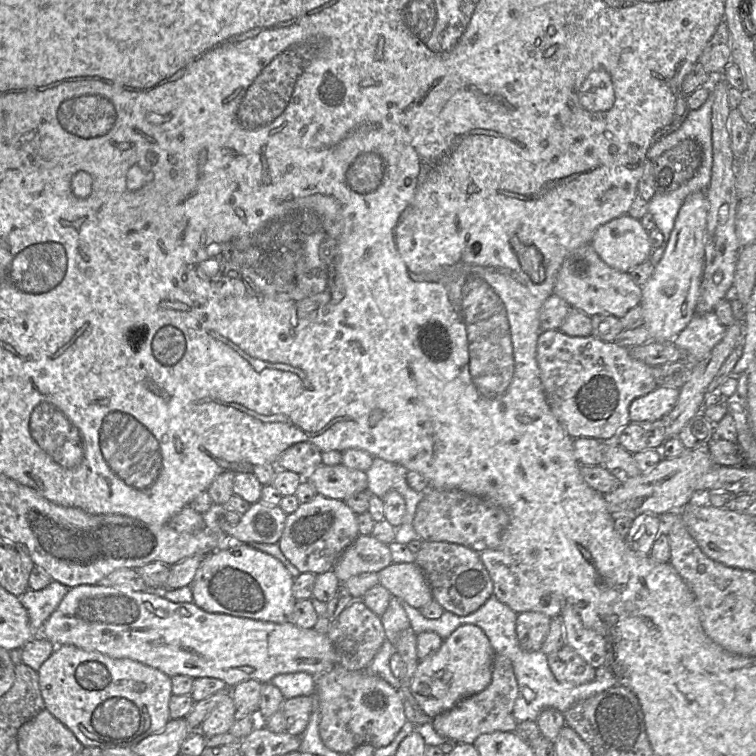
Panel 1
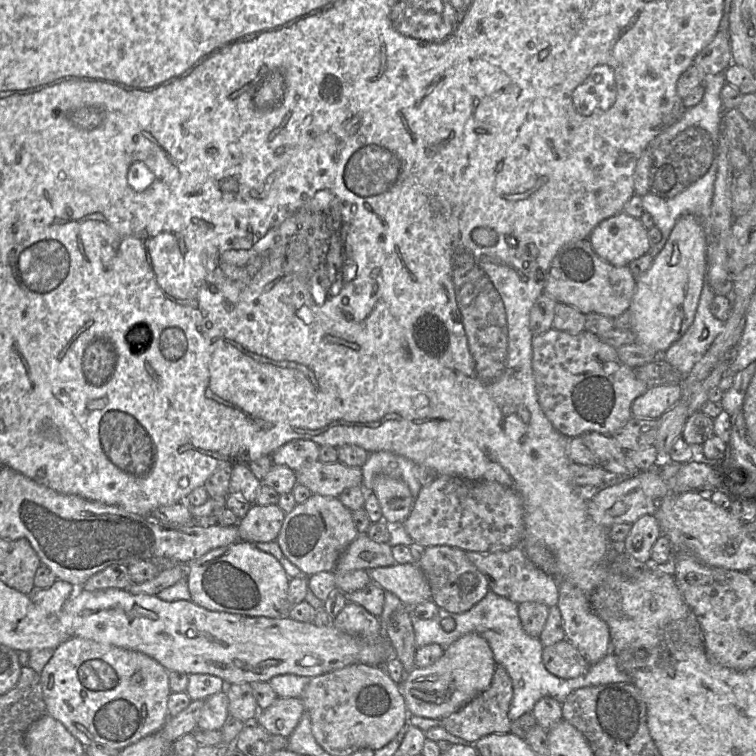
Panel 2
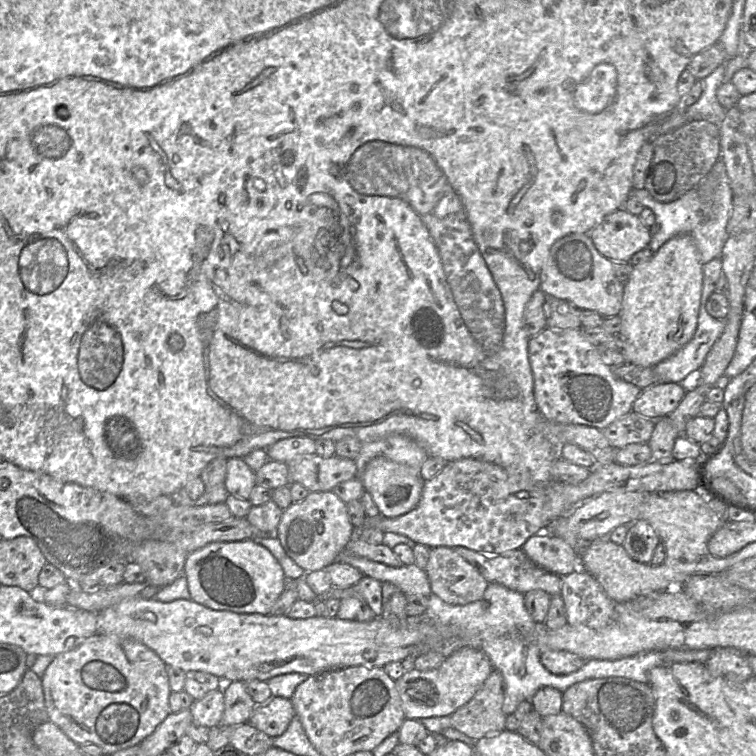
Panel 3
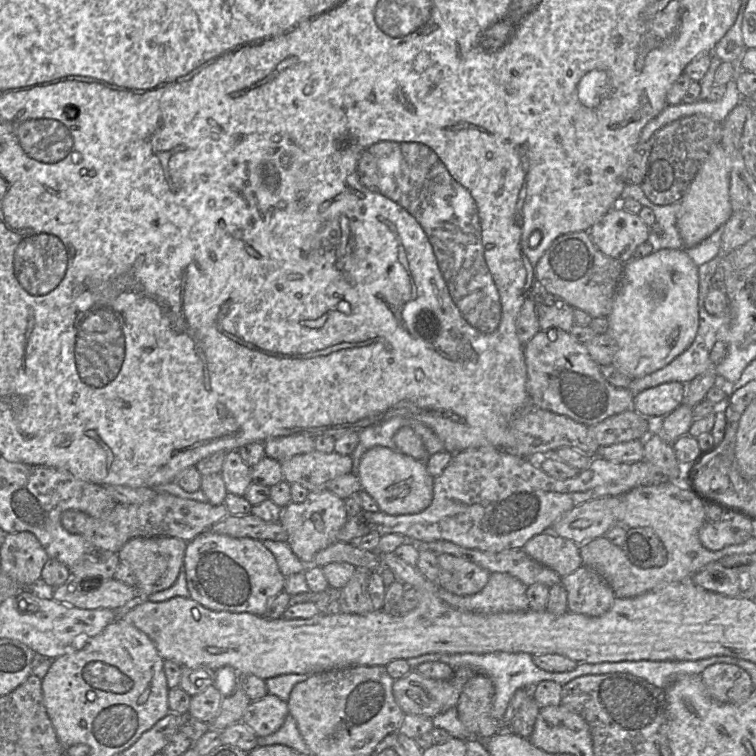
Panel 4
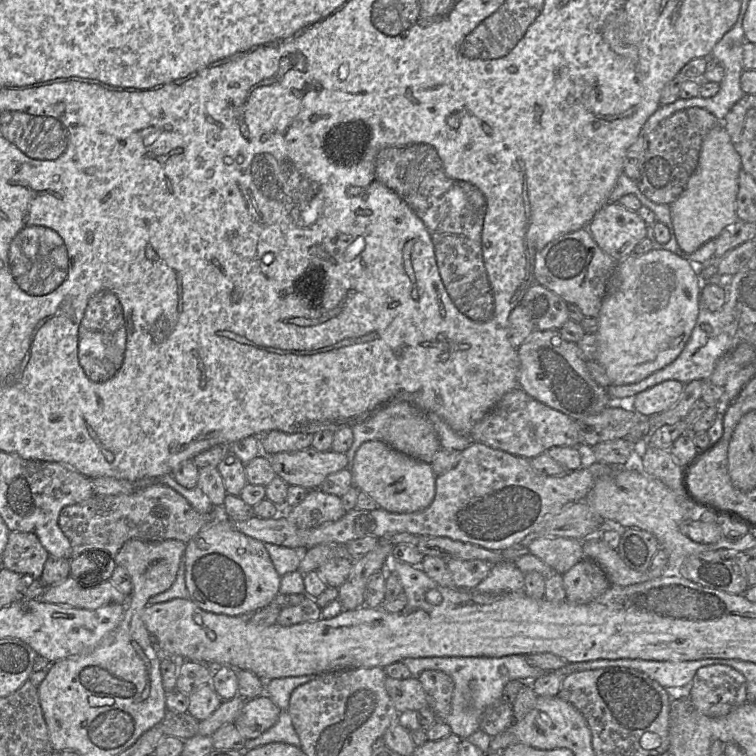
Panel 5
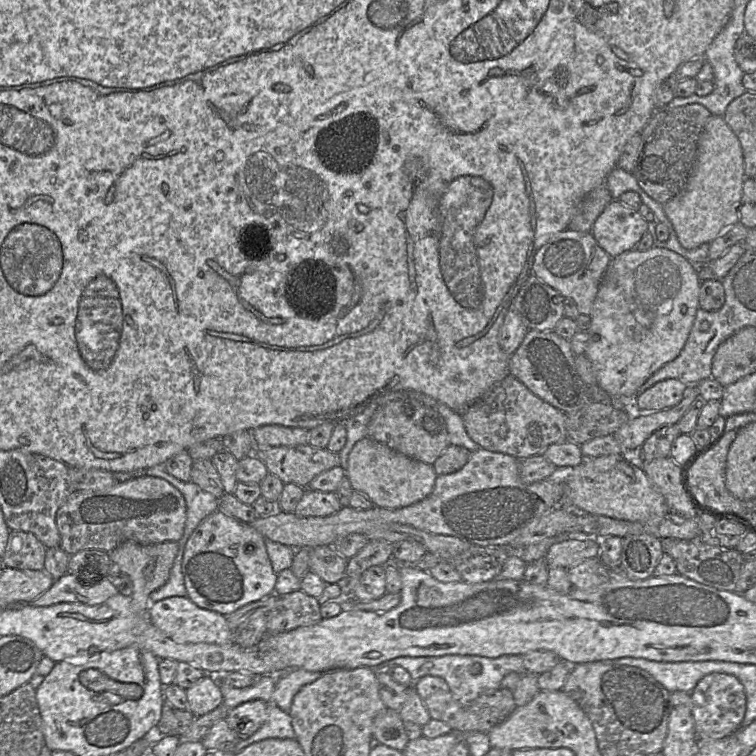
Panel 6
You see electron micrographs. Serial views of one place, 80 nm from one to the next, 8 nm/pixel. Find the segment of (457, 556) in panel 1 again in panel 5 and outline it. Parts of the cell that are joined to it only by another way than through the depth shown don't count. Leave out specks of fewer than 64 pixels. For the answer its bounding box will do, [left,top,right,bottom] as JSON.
[446,559,494,590]

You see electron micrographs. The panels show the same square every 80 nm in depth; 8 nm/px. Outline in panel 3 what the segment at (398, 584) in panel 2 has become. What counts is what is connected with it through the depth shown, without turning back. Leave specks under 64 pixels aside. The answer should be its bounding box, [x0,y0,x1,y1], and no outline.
[337,548,432,597]

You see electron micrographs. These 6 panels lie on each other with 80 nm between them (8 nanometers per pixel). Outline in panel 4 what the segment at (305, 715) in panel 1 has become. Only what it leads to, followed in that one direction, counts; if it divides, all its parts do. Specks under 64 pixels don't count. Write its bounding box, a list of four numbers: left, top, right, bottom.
[241,694,288,737]

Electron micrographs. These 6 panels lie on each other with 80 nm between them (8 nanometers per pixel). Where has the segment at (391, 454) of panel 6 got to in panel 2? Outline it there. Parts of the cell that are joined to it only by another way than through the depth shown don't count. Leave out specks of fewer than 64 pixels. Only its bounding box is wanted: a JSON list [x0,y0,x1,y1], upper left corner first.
[371,474,415,526]

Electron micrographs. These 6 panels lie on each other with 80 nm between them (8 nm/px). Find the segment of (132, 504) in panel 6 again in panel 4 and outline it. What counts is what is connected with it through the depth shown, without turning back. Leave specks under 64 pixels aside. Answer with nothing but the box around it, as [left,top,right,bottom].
[61,493,228,553]

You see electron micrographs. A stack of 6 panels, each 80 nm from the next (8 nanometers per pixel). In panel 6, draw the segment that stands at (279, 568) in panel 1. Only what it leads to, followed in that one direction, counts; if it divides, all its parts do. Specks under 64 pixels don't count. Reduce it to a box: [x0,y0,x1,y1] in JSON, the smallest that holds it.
[182,510,277,616]

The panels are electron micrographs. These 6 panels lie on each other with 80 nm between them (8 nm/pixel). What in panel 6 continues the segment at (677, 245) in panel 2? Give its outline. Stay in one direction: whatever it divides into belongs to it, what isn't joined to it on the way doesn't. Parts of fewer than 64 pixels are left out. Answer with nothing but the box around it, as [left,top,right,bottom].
[584,246,700,410]

